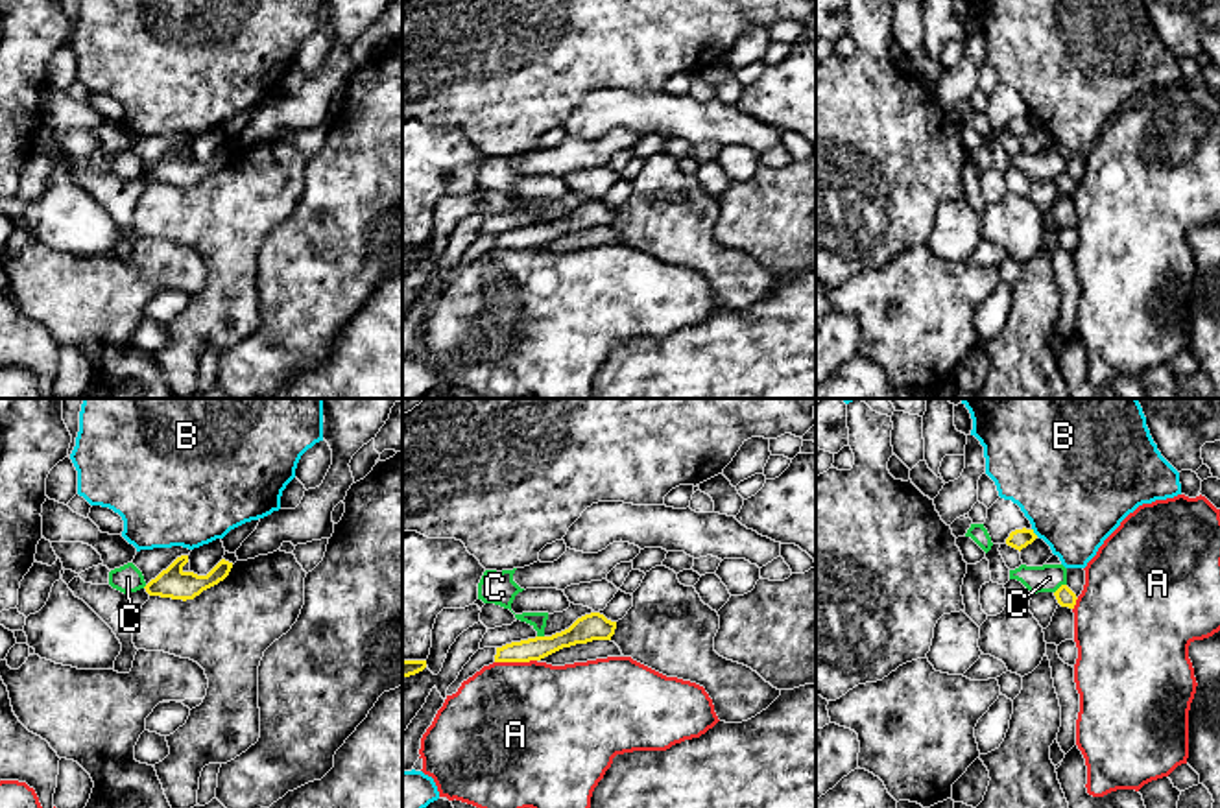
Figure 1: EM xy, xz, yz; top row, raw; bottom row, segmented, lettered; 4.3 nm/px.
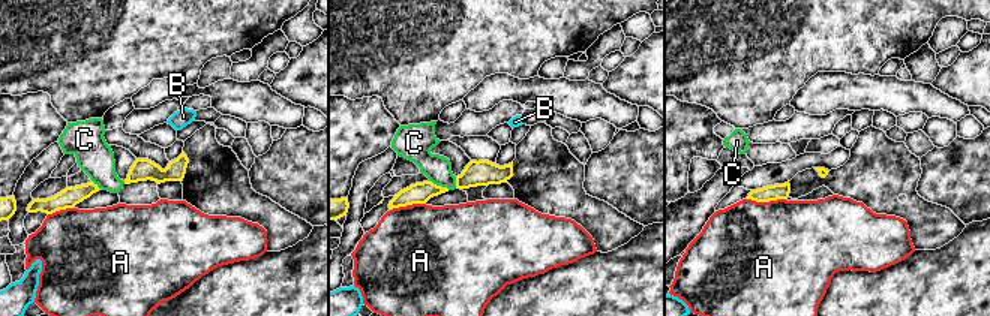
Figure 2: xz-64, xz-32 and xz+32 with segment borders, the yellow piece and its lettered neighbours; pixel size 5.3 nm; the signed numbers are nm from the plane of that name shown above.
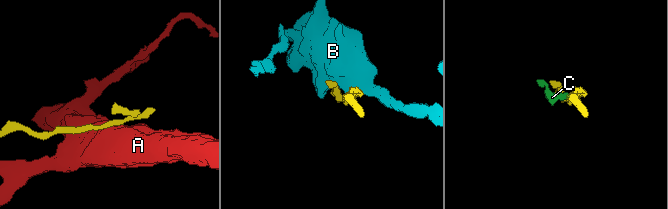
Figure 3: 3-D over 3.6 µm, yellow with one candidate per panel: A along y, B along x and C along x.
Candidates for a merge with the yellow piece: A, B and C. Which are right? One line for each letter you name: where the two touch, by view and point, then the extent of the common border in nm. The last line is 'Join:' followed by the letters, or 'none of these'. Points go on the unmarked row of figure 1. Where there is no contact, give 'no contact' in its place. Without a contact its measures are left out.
Join: none of these

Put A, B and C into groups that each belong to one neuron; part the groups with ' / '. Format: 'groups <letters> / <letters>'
groups A / B / C

